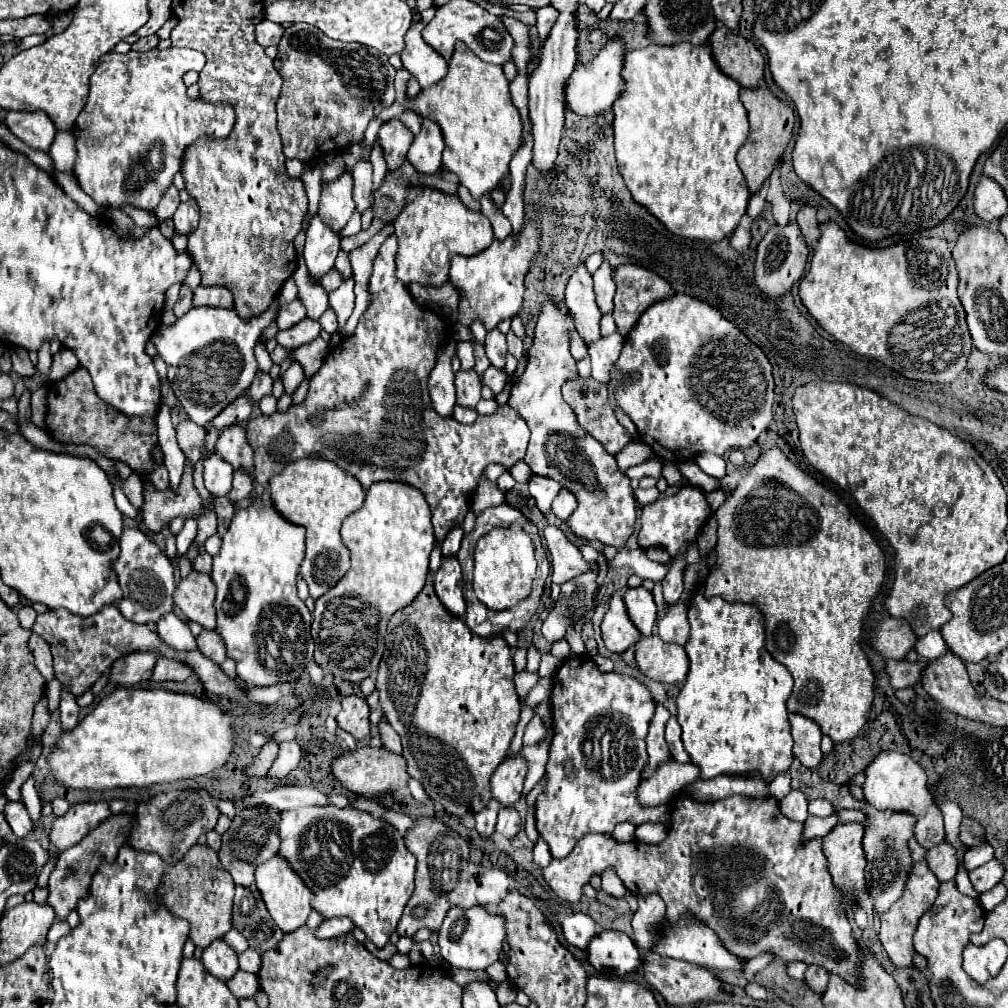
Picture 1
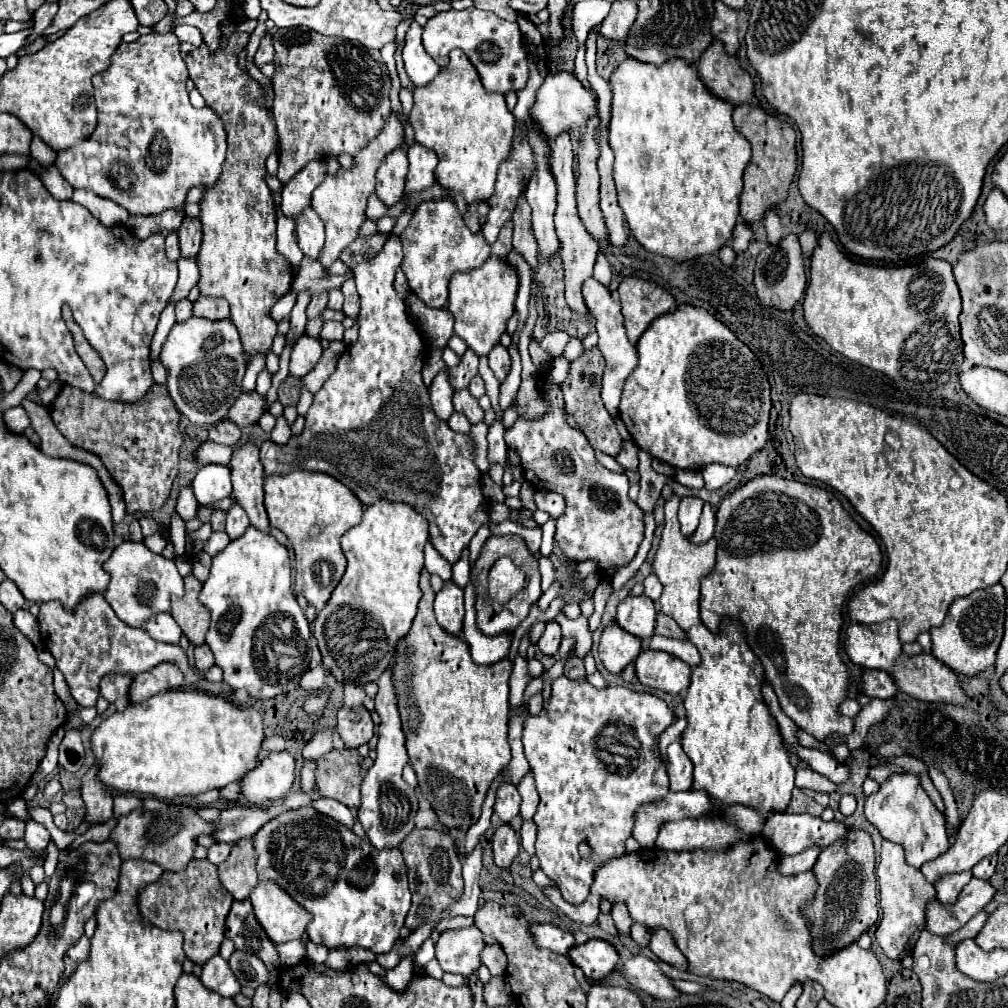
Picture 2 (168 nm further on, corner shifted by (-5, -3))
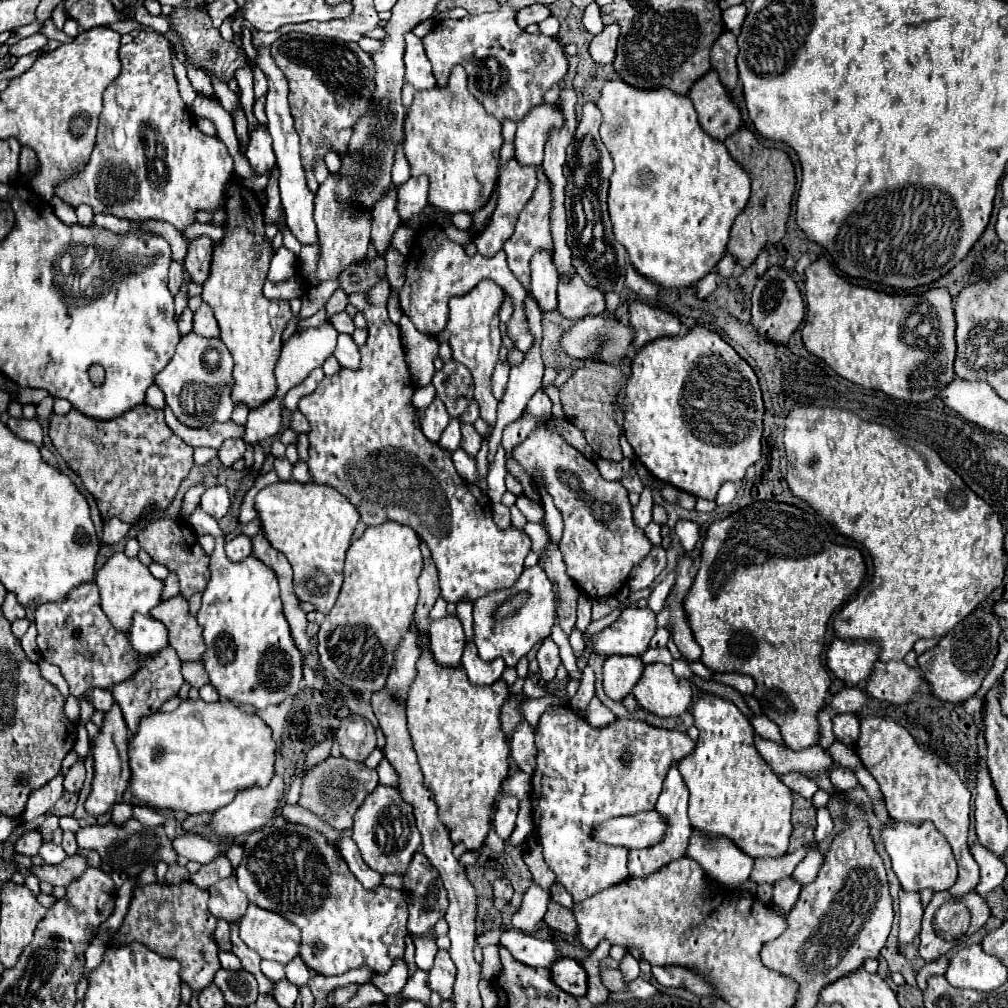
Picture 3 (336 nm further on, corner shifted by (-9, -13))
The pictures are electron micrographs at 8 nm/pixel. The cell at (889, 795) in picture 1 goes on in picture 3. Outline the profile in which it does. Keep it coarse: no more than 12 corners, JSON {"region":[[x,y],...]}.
{"region":[[890,819],[880,837],[904,891],[946,891],[954,853],[934,823]]}

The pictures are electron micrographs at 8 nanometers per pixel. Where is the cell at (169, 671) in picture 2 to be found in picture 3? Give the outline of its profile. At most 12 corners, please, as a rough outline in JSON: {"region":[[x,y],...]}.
{"region":[[172,647],[112,689],[130,733],[184,683]]}

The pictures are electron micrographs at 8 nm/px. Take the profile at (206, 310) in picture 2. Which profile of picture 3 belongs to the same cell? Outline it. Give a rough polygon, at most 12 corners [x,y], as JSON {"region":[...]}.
{"region":[[208,303],[194,313],[194,333],[218,337],[220,327]]}

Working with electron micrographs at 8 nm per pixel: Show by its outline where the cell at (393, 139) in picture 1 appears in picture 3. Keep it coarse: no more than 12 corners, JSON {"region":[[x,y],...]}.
{"region":[[396,187],[372,209],[372,243],[384,255],[402,223]]}

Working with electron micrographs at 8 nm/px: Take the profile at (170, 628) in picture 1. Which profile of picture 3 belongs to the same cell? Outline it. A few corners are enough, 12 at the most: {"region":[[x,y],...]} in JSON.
{"region":[[136,615],[128,639],[142,655],[168,647],[168,629]]}

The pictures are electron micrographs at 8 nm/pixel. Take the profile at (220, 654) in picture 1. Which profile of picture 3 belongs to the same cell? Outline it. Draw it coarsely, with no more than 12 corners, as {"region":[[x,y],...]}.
{"region":[[200,661],[182,663],[182,675],[198,689],[210,681]]}

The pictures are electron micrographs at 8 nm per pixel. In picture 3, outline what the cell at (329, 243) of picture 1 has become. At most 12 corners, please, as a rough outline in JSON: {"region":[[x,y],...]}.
{"region":[[258,49],[268,77],[266,115],[280,167],[286,225],[302,245],[318,243],[314,193],[300,163],[288,83]]}

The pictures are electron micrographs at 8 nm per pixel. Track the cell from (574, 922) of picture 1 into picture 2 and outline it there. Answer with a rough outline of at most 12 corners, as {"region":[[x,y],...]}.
{"region":[[530,923],[542,949],[566,955],[574,937],[556,925]]}

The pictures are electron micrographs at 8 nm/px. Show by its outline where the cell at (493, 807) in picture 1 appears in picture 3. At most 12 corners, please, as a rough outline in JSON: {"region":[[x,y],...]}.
{"region":[[396,959],[388,973],[376,975],[386,995],[398,995],[408,981],[408,963]]}

